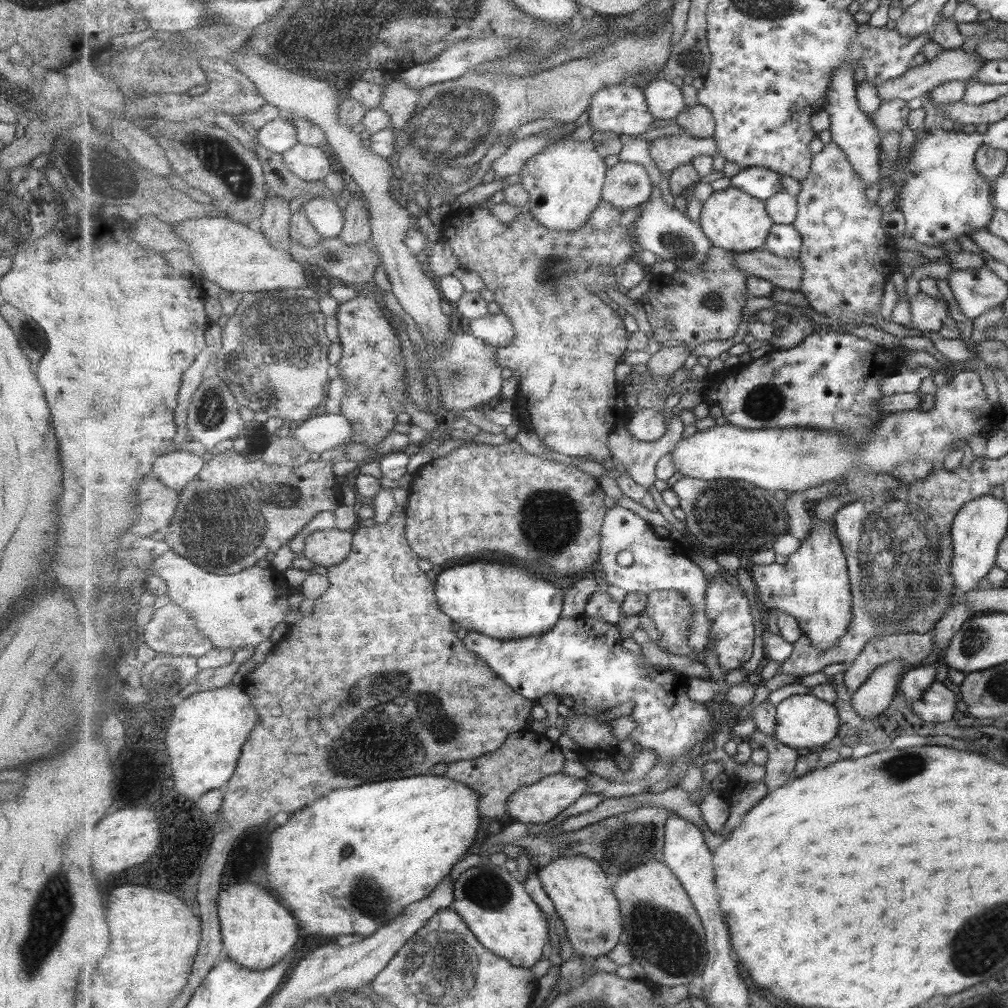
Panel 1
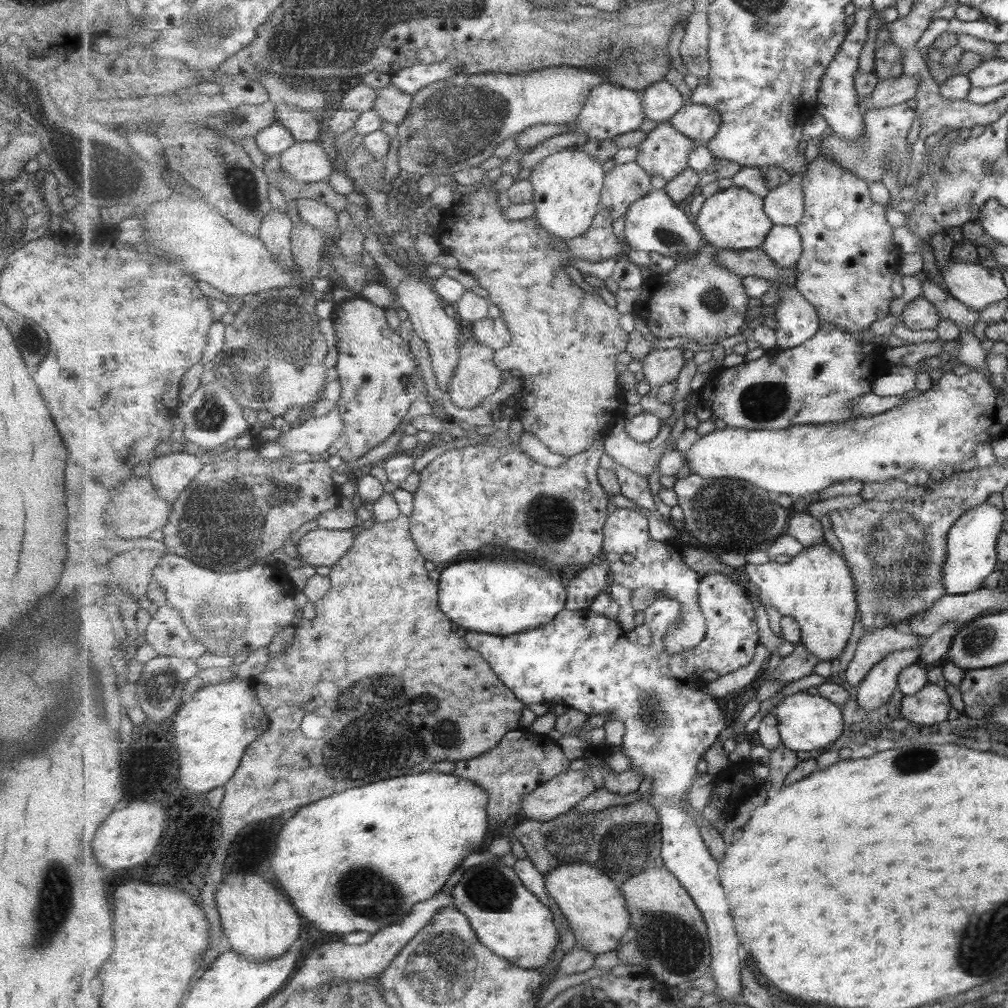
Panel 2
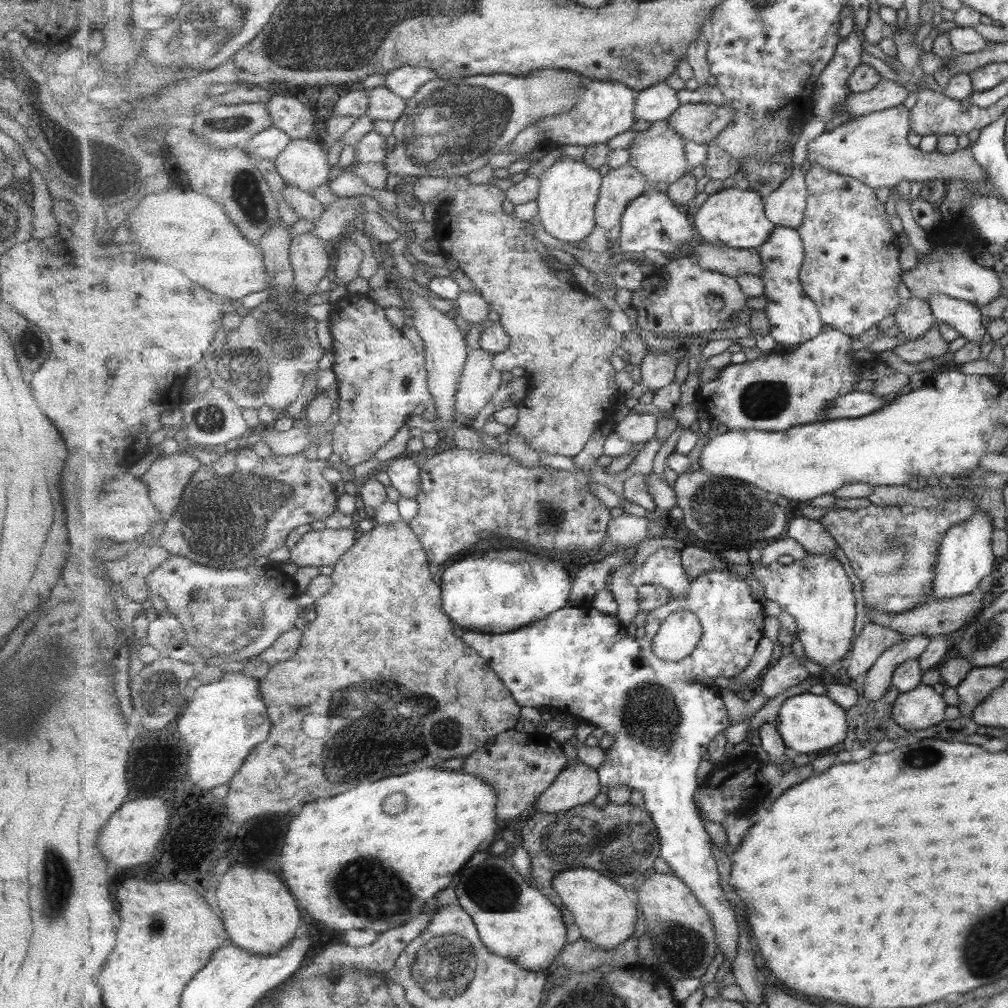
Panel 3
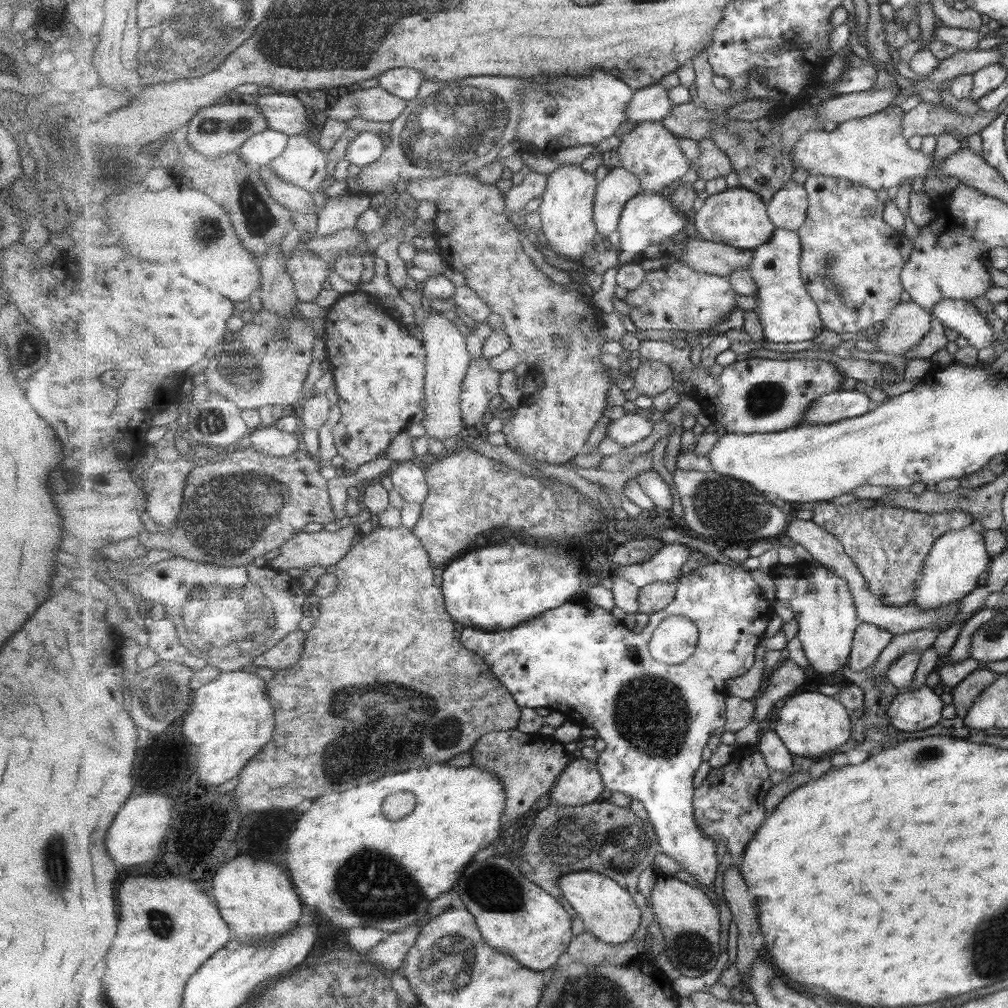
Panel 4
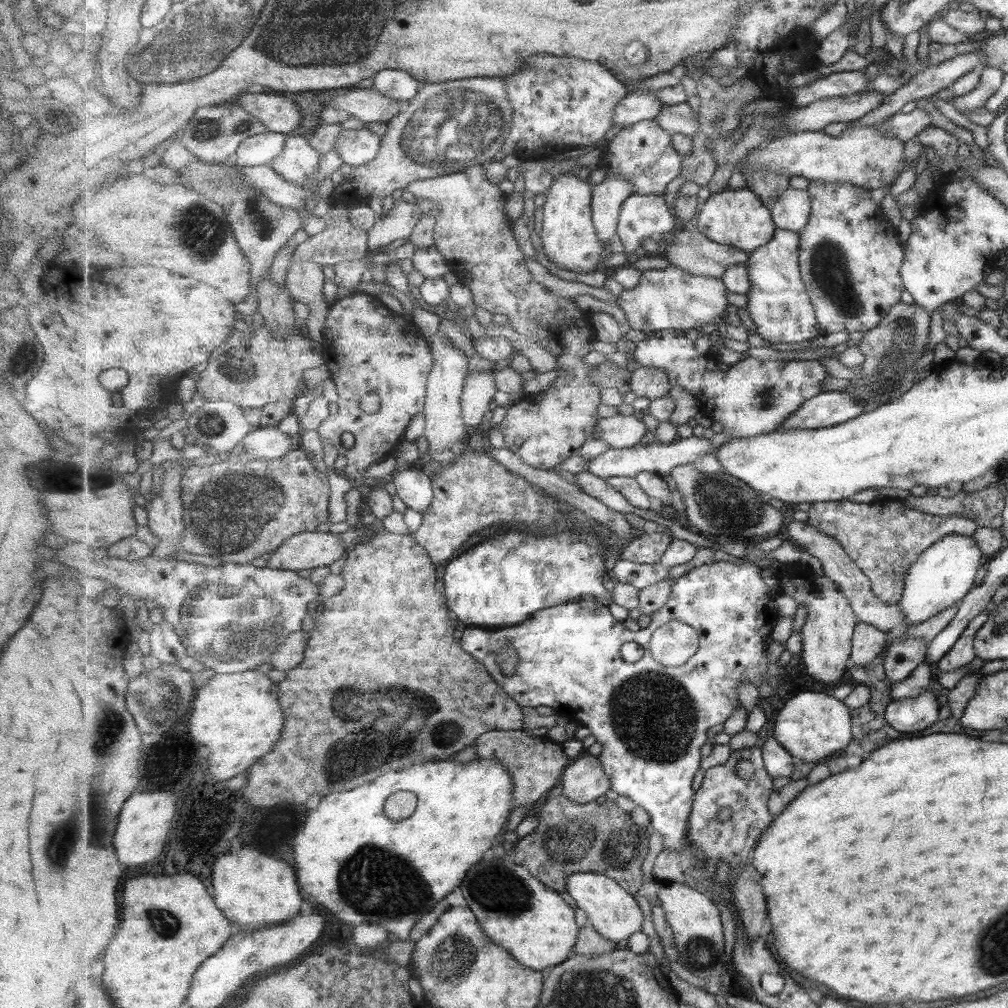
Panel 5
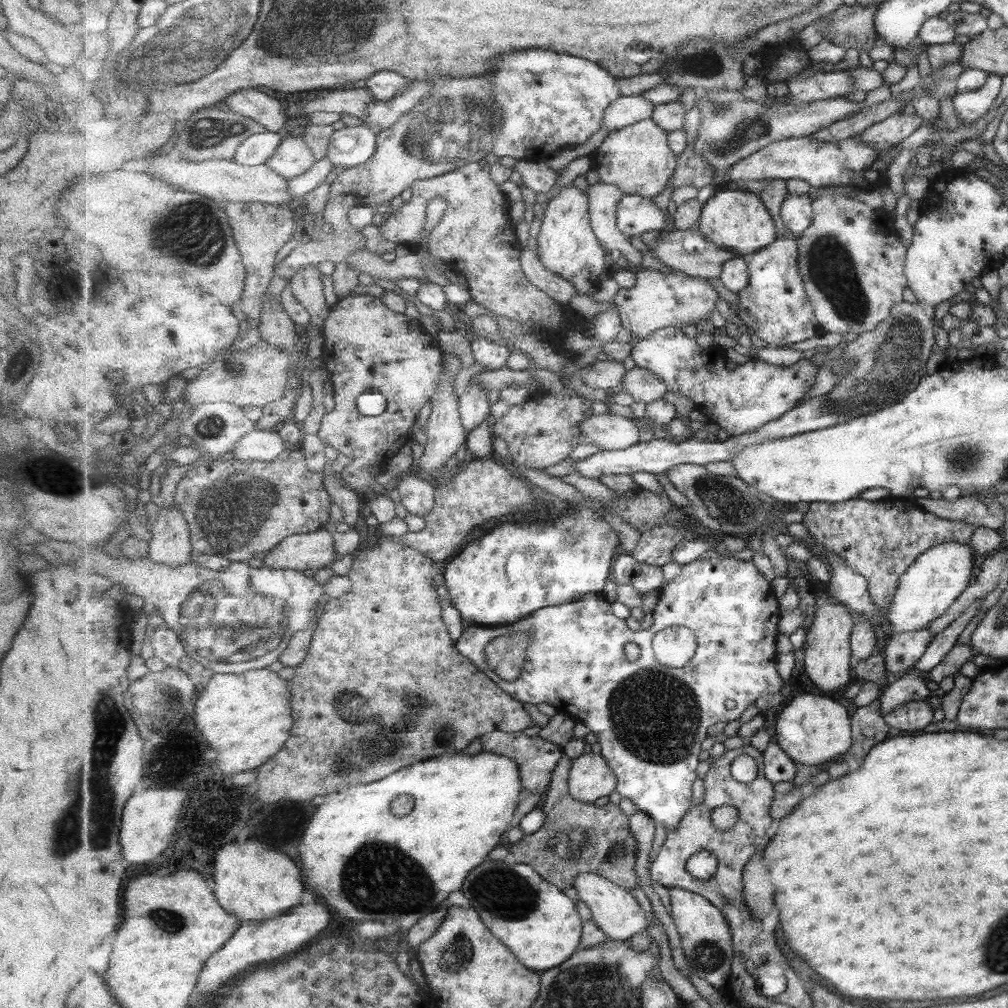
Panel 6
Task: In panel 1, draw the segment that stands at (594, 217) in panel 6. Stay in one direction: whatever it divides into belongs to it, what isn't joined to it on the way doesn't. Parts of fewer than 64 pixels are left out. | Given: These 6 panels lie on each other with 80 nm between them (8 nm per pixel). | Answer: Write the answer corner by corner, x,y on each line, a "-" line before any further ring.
618,162
608,170
602,201
613,204
619,211
627,211
647,203
654,188
643,165

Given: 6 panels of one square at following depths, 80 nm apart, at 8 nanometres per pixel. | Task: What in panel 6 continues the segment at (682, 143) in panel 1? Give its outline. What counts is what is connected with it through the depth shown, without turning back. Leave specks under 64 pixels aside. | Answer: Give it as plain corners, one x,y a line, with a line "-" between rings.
652,119
643,120
609,134
605,144
601,144
591,154
591,169
598,173
600,182
618,186
625,195
656,197
668,186
675,174
678,156
671,150
669,134

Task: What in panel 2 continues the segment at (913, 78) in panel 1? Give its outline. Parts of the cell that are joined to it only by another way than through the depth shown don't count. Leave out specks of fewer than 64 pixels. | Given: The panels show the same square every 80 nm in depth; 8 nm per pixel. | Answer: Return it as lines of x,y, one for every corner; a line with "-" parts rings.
899,75
882,80
871,96
860,98
861,109
871,111
905,103
914,98
917,88
919,88
919,81
913,79
913,76

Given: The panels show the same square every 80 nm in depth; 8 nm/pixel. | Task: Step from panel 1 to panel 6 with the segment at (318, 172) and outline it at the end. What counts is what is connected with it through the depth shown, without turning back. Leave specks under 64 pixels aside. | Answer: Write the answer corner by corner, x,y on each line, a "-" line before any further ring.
297,136
283,140
275,154
267,159
266,164
281,176
294,179
300,174
305,174
315,161
317,160
312,148
305,144
303,138

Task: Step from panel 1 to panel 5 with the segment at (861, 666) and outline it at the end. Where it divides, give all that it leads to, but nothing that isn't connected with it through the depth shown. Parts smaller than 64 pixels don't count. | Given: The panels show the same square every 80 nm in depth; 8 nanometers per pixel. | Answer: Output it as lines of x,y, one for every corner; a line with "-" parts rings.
859,622
852,644
852,661
857,666
867,666
875,657
883,654
890,635
869,623

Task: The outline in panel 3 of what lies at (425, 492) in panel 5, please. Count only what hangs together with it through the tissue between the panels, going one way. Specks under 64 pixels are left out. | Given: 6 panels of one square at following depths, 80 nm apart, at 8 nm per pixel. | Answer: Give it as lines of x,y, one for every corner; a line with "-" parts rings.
414,455
388,462
384,466
391,485
407,498
417,498
422,491
422,465
415,462

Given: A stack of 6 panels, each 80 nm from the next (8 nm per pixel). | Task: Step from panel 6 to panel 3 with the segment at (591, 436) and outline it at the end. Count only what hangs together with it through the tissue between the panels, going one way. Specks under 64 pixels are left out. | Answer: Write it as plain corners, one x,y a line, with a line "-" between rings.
630,413
616,425
616,433
633,444
646,443
658,431
659,416

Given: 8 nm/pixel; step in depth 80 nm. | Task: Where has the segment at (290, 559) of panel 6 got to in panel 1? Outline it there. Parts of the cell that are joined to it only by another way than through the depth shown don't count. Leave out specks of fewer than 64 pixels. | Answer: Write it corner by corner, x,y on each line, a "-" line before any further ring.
331,529
316,531
306,538
303,554
314,566
339,565
352,552
354,531

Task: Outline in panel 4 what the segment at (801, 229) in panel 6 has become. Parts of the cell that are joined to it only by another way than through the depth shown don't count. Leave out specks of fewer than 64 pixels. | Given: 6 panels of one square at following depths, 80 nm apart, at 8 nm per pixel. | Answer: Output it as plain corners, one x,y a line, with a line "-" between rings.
791,179
767,208
777,228
798,231
805,224
809,211
809,196
805,184
797,184

